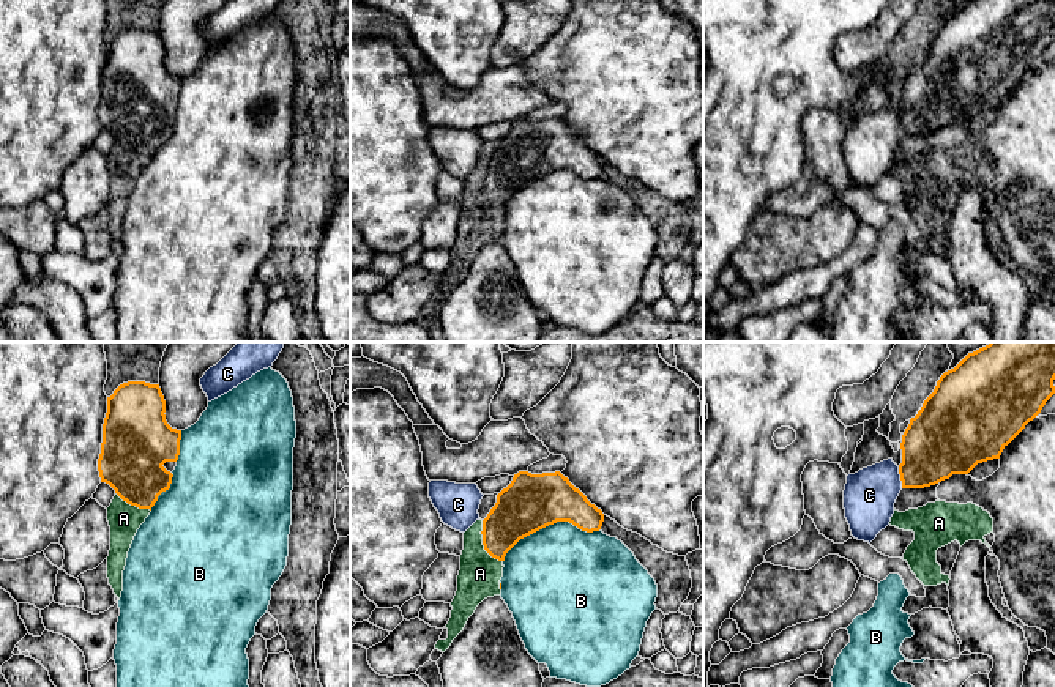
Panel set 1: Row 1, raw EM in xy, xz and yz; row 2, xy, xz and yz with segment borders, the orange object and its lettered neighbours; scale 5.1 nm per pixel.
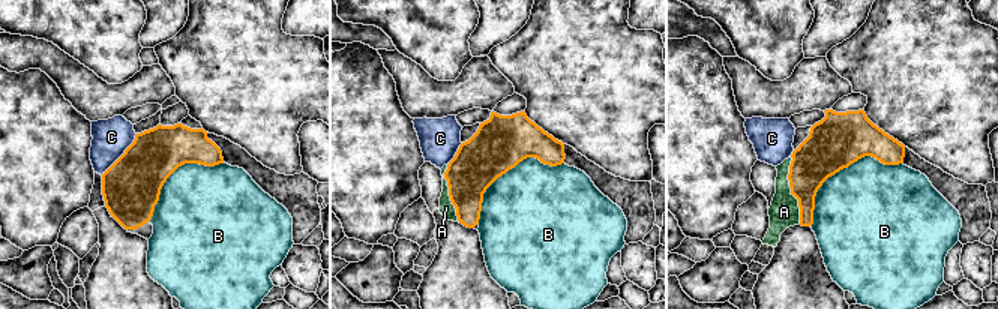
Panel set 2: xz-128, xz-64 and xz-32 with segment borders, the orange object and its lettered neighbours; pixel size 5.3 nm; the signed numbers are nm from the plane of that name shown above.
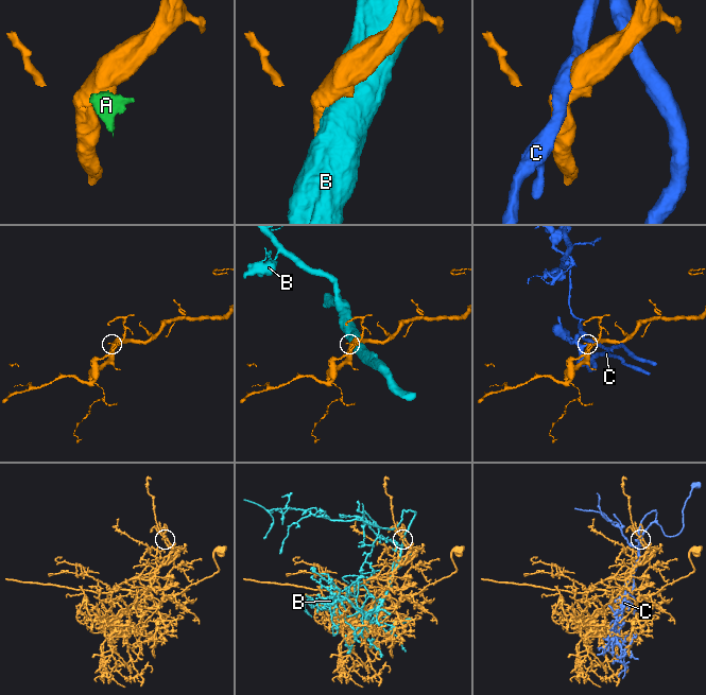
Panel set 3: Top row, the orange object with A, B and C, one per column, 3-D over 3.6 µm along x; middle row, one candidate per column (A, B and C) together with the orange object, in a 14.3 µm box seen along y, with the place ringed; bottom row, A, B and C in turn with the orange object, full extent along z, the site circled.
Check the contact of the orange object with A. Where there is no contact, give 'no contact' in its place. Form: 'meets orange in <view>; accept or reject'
meets orange in xz; reject

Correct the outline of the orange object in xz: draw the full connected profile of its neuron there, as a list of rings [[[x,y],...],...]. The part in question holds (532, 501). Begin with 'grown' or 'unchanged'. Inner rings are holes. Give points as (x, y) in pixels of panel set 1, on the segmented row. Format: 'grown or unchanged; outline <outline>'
unchanged; outline [[[519,471],[511,484],[497,495],[497,503],[483,520],[483,545],[495,559],[505,561],[506,553],[524,537],[557,522],[569,522],[582,531],[599,531],[604,514],[576,488],[560,471],[531,474]]]

